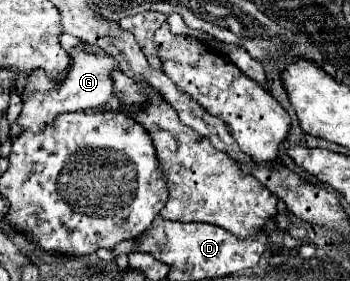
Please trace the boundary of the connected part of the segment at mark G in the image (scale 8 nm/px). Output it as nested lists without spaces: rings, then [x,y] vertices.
[[[86,44],[86,48],[76,48],[70,52],[72,66],[68,70],[66,80],[52,82],[42,70],[34,70],[28,74],[26,92],[22,96],[22,112],[18,116],[18,122],[24,130],[42,130],[46,124],[50,124],[58,114],[64,112],[80,112],[80,110],[94,110],[104,104],[114,94],[114,82],[110,78],[110,72],[118,66],[116,60],[100,50],[98,46]]]

